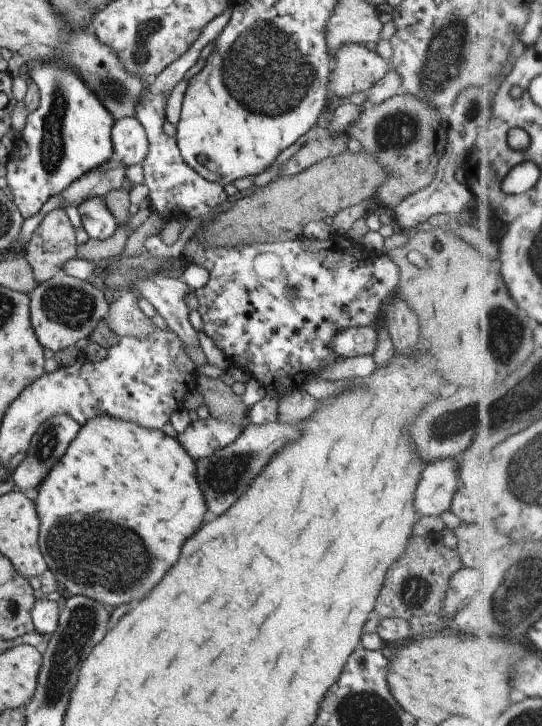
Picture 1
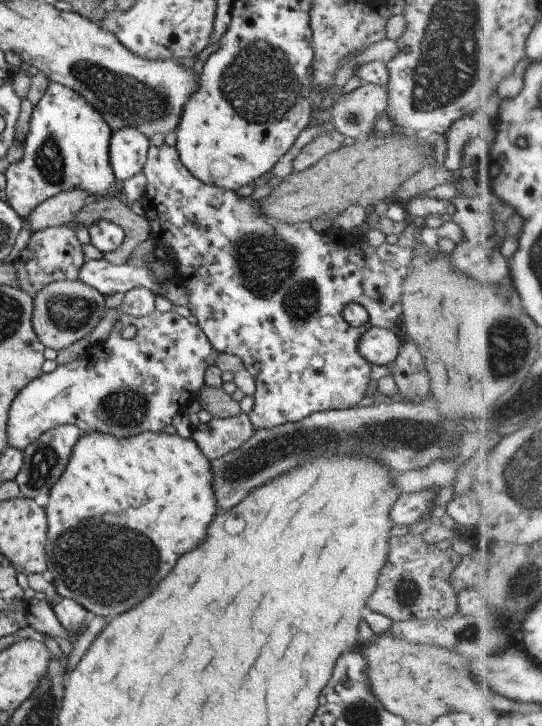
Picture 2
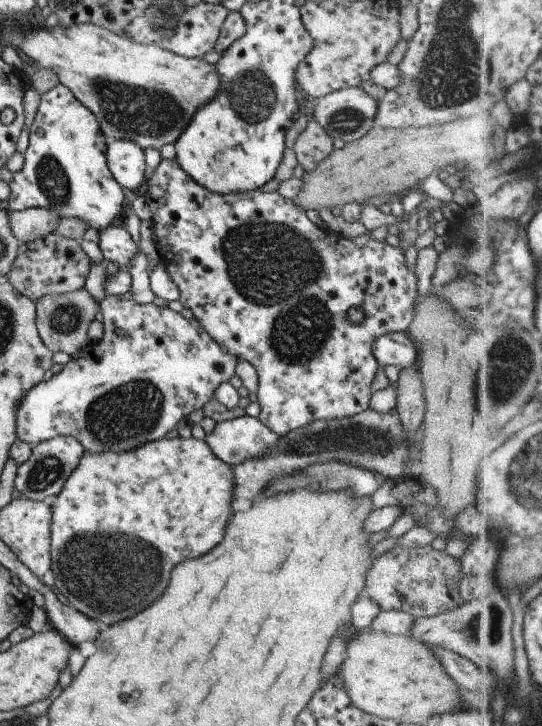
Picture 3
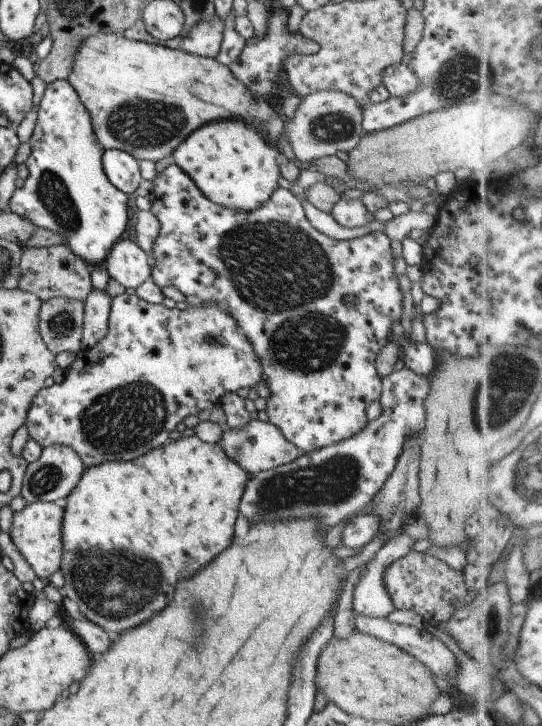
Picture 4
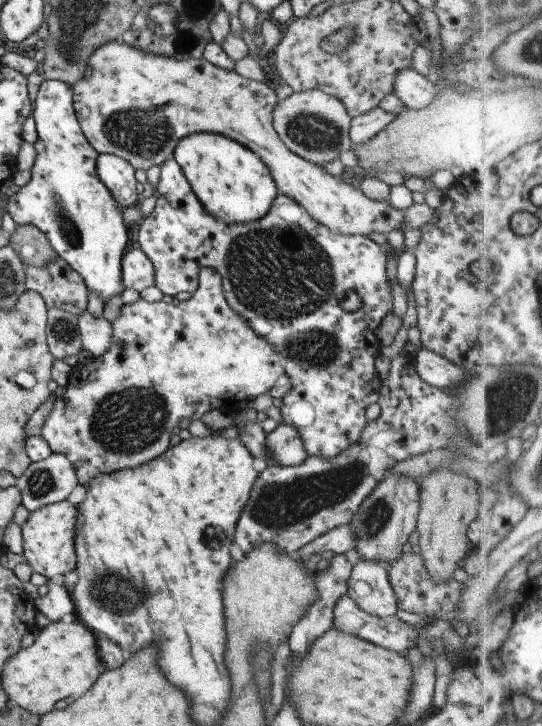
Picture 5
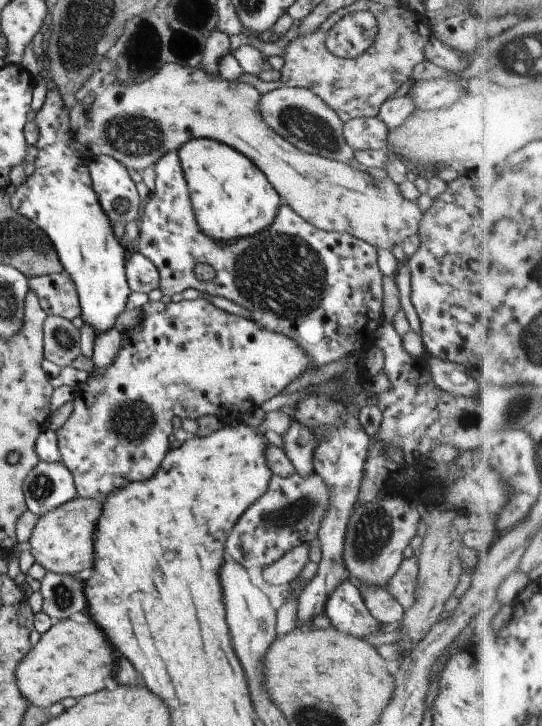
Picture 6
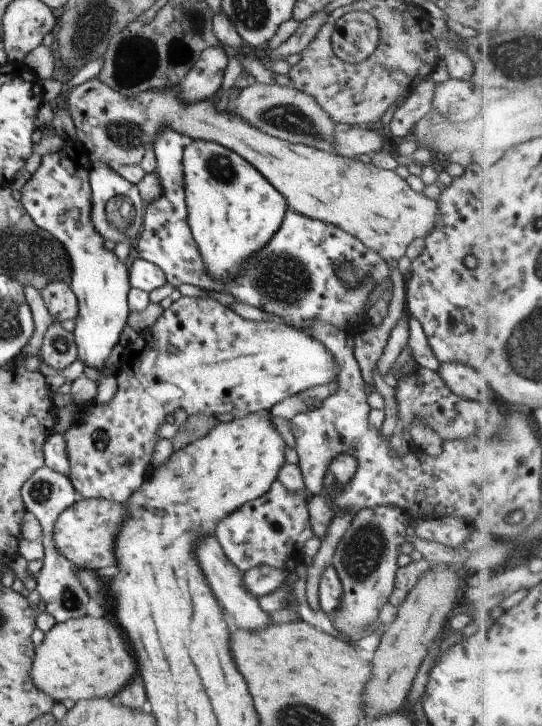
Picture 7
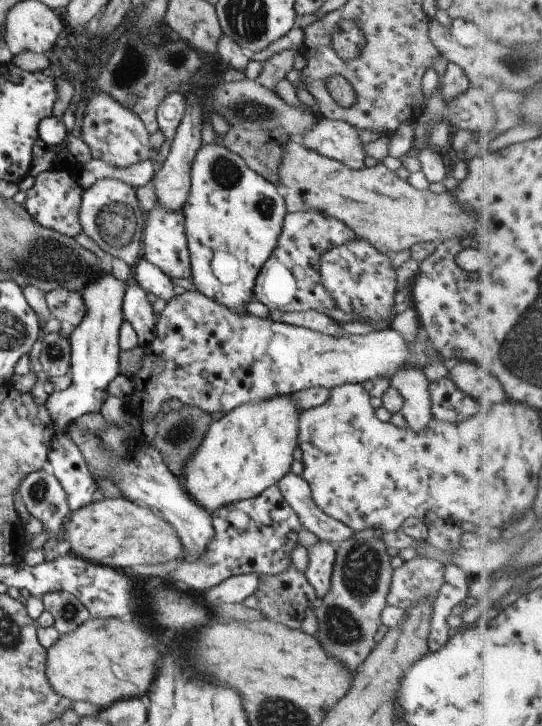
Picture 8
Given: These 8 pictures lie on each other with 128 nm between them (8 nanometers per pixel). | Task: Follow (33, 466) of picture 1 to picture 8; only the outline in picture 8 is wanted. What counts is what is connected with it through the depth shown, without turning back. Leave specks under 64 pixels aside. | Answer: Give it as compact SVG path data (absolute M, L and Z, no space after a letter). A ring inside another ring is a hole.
M47 467L31 471L19 488L26 510L42 522L42 530L49 530L50 537L44 544L44 560L56 560L62 556L63 547L58 543L58 531L62 521L70 514L68 494L60 481ZM48 592L42 596L45 610L54 617L53 626L59 634L70 634L91 618L90 611L72 592Z

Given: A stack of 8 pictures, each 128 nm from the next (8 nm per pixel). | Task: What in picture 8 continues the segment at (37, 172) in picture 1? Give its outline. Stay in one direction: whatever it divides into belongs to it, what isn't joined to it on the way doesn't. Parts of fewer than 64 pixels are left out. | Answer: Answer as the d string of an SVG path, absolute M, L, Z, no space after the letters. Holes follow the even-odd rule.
M62 162L55 163L49 166L49 169L38 173L35 178L32 188L27 190L25 209L33 216L38 224L41 224L44 228L56 230L61 232L70 238L76 238L83 232L82 224L80 224L80 204L82 204L82 194L86 188L82 188L78 184L78 163L74 162ZM103 271L98 280L86 284L80 290L86 316L69 336L72 383L64 391L54 391L45 402L47 418L53 421L59 431L66 431L68 425L83 414L100 412L108 398L106 388L118 376L120 368L119 332L124 324L122 311L126 287L126 282L115 278L112 272Z

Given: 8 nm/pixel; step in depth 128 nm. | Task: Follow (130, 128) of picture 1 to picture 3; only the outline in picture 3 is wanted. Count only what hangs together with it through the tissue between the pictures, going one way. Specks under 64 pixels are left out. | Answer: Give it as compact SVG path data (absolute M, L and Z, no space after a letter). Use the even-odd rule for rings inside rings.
M108 140L107 166L121 188L138 189L145 180L145 152L128 140Z

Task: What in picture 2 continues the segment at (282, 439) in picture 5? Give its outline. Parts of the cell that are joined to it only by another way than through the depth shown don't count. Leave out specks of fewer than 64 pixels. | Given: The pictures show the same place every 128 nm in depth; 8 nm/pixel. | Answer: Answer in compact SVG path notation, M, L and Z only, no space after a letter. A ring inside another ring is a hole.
M242 413L232 418L213 417L207 424L194 428L191 440L196 442L210 461L234 453L254 434L256 429L249 414Z

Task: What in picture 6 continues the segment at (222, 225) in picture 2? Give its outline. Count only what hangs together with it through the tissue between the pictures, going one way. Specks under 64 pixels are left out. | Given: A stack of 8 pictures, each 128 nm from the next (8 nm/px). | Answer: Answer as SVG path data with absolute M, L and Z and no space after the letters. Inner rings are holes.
M178 150L169 151L167 154L164 154L162 158L160 158L153 166L156 171L156 188L154 188L153 193L149 197L149 199L143 204L142 207L142 214L139 222L139 232L140 236L138 236L138 250L139 252L145 257L149 259L149 262L152 262L156 269L158 270L161 282L159 283L159 289L162 291L163 295L167 296L174 296L174 294L180 294L183 290L187 288L195 288L200 290L200 292L205 292L206 294L218 295L224 297L236 304L248 309L252 313L252 320L256 322L262 328L268 328L272 331L287 335L289 338L292 338L296 343L299 344L300 347L303 348L304 351L307 352L308 355L311 356L311 368L319 368L320 366L324 366L332 361L340 360L340 358L344 358L345 356L354 356L354 359L350 360L350 363L346 366L346 371L339 377L335 378L339 381L346 381L349 384L349 388L340 395L335 395L332 397L326 396L317 396L317 395L307 395L300 403L293 405L292 408L295 409L295 418L294 420L299 421L306 427L312 429L317 434L317 439L319 440L319 444L315 449L314 454L314 469L315 474L319 475L319 478L324 482L324 485L329 489L329 506L326 508L325 514L321 519L319 530L317 533L318 544L320 544L320 548L322 549L322 560L318 564L318 573L314 576L314 579L303 588L301 595L298 598L298 606L297 606L297 626L301 627L302 625L310 625L314 627L310 620L317 615L324 613L325 603L328 599L328 596L343 582L349 580L348 574L345 572L345 567L343 564L342 559L342 552L343 552L343 545L345 540L345 533L347 530L347 523L348 518L350 518L351 514L353 513L354 503L356 502L356 498L359 492L360 482L363 477L363 471L365 468L365 461L367 460L367 453L370 450L371 442L369 437L365 434L365 431L359 426L358 423L358 416L359 410L351 406L343 406L341 403L337 402L337 400L341 396L345 395L355 395L364 391L365 380L367 379L368 372L364 366L364 358L368 352L368 350L374 345L376 339L376 332L377 329L380 327L382 320L384 320L382 306L383 306L383 280L384 276L382 272L378 269L377 266L377 249L370 244L364 242L364 240L355 238L347 233L338 233L337 231L329 232L318 229L314 227L311 223L305 222L290 206L287 206L285 203L282 203L279 207L277 218L275 222L264 231L261 231L258 235L254 234L253 236L239 239L235 241L233 244L224 245L214 241L213 239L208 239L197 226L192 208L191 208L191 201L189 196L189 191L187 190L187 183L185 180L185 175L183 174L181 163L179 160ZM197 264L209 264L214 271L216 271L216 277L211 282L200 282L196 279L196 274L194 273L194 269L196 268Z

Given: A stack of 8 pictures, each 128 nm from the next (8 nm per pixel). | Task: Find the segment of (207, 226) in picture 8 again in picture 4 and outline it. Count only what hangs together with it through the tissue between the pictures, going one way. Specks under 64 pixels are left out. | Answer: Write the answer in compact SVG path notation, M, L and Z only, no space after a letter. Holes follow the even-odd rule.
M217 121L192 132L172 154L199 192L217 206L251 212L260 209L278 188L281 178L276 163L278 147L270 147L253 127L241 121Z

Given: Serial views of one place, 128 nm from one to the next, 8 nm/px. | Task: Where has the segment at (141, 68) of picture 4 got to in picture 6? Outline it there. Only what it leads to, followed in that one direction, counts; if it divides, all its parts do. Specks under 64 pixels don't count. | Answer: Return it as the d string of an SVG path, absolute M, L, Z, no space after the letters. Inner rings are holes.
M105 57L100 64L98 64L98 69L86 80L80 90L76 92L76 104L69 111L69 126L72 128L72 133L78 142L83 146L89 148L90 153L93 156L110 156L114 158L117 162L120 162L128 171L137 171L142 173L146 168L153 167L154 164L167 154L169 151L178 150L186 142L189 142L193 139L211 139L227 146L230 146L233 150L240 152L243 156L246 156L265 176L266 179L272 184L272 187L276 190L276 193L280 196L282 203L285 203L287 206L290 206L296 214L298 214L305 222L311 223L314 227L324 231L337 231L338 233L347 233L355 238L364 240L367 244L374 246L378 249L385 249L392 251L392 248L395 246L401 245L407 238L418 234L420 222L423 218L423 211L420 209L419 203L417 201L410 202L406 200L402 194L400 194L399 186L394 184L392 180L387 177L385 180L380 180L376 182L374 178L368 172L362 172L356 168L352 168L347 163L340 163L337 161L332 161L331 159L326 159L320 157L319 155L309 154L305 151L299 150L296 146L287 142L284 138L281 138L278 134L275 134L265 123L260 115L258 109L258 102L261 94L256 90L256 87L245 82L239 82L238 80L233 80L232 82L227 82L223 79L220 74L217 76L211 76L203 72L203 68L197 67L193 68L190 65L176 65L176 64L166 64L154 77L145 79L144 81L139 81L138 83L129 83L128 85L122 85L118 82L117 77L115 76L115 65L114 62L107 60Z

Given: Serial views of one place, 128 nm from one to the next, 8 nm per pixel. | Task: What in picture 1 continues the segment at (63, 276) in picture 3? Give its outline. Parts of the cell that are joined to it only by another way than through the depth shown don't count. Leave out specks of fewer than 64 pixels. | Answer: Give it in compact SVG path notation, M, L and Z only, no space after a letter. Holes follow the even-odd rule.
M57 207L52 210L39 223L36 231L32 234L31 240L22 251L22 258L30 266L36 283L40 284L51 280L63 270L63 265L77 259L78 243L76 236L77 232L62 208Z

